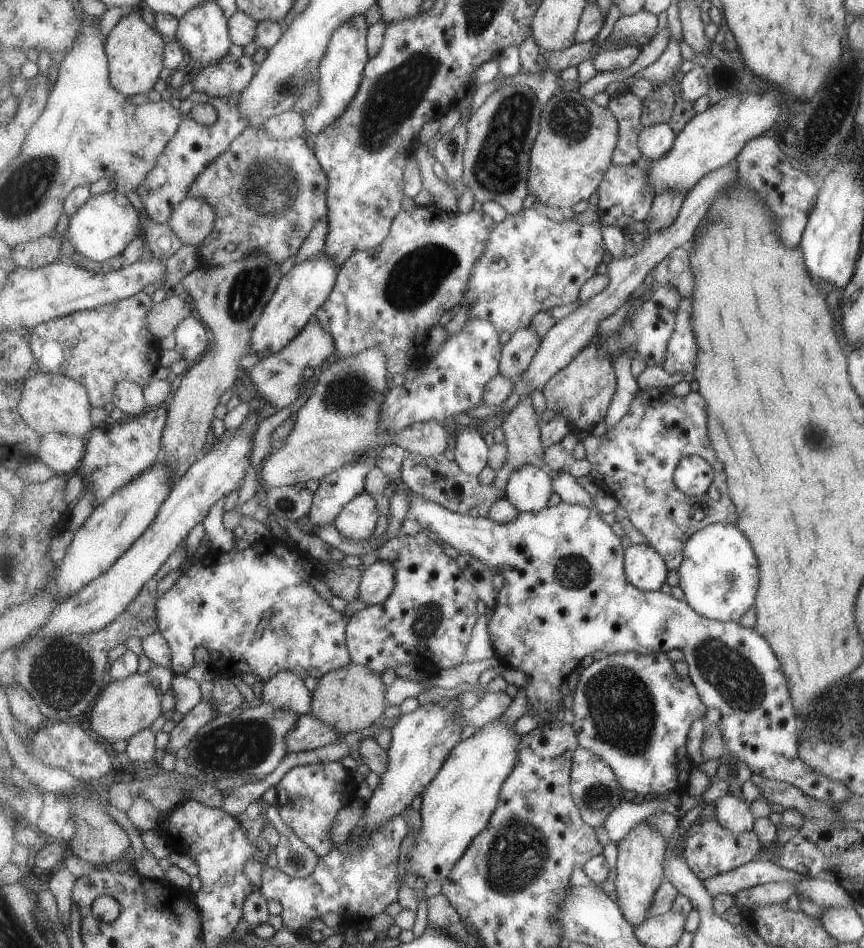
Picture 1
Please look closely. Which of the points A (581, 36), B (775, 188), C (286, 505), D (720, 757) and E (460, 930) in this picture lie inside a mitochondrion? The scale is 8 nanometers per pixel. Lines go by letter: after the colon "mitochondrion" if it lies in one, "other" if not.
A: other
B: other
C: mitochondrion
D: other
E: other

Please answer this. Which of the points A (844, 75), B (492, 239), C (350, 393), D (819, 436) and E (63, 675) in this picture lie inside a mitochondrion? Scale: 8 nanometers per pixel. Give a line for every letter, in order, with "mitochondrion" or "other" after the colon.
A: other
B: other
C: mitochondrion
D: mitochondrion
E: mitochondrion

